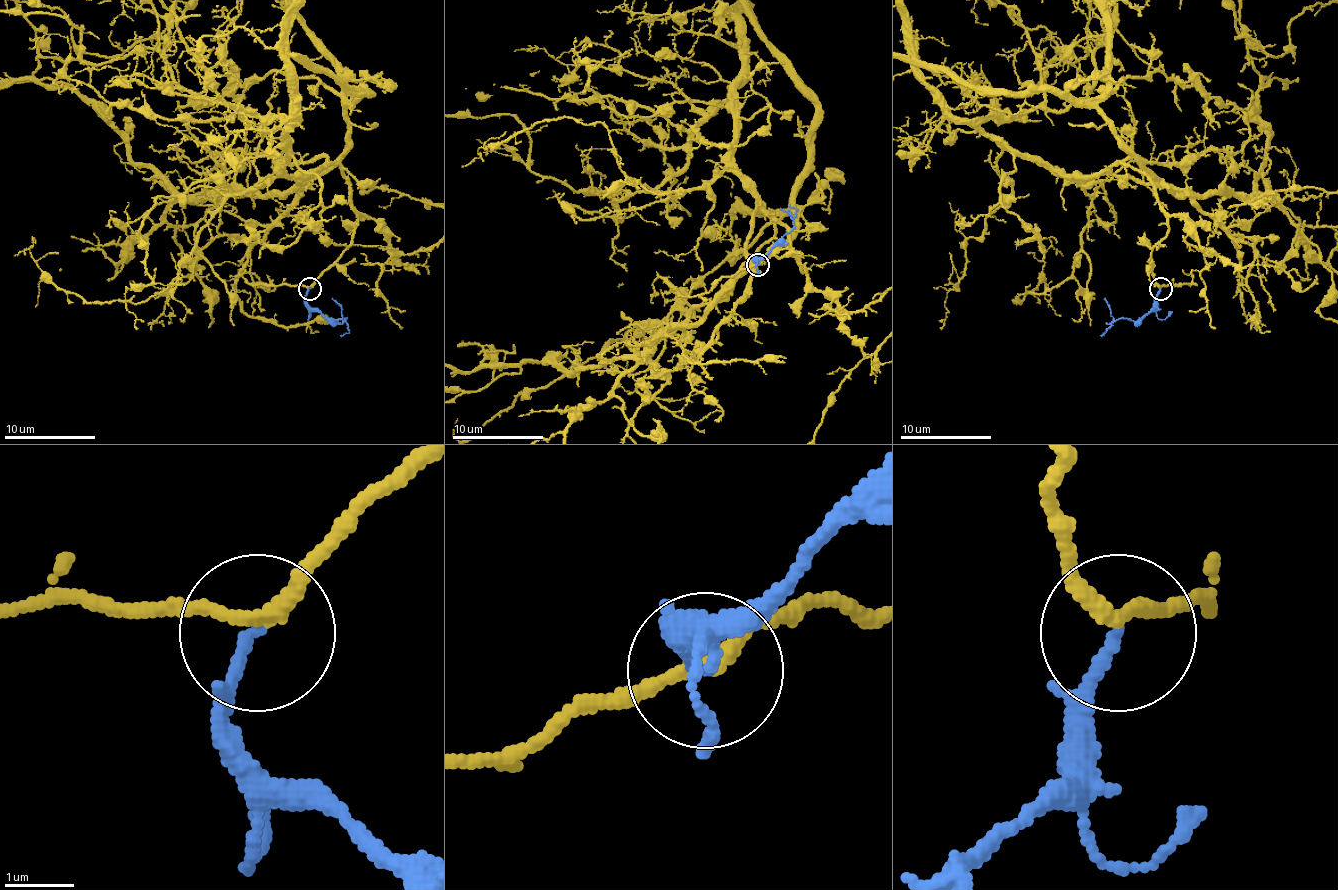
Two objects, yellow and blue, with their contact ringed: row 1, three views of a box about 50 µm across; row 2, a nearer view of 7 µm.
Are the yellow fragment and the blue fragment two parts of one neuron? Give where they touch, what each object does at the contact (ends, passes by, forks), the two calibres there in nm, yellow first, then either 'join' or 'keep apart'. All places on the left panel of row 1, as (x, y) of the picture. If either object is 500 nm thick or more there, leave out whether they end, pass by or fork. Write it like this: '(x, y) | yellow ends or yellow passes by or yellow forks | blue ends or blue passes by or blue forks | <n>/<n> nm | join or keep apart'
(309, 288) | yellow passes by | blue ends | 200/160 nm | join

